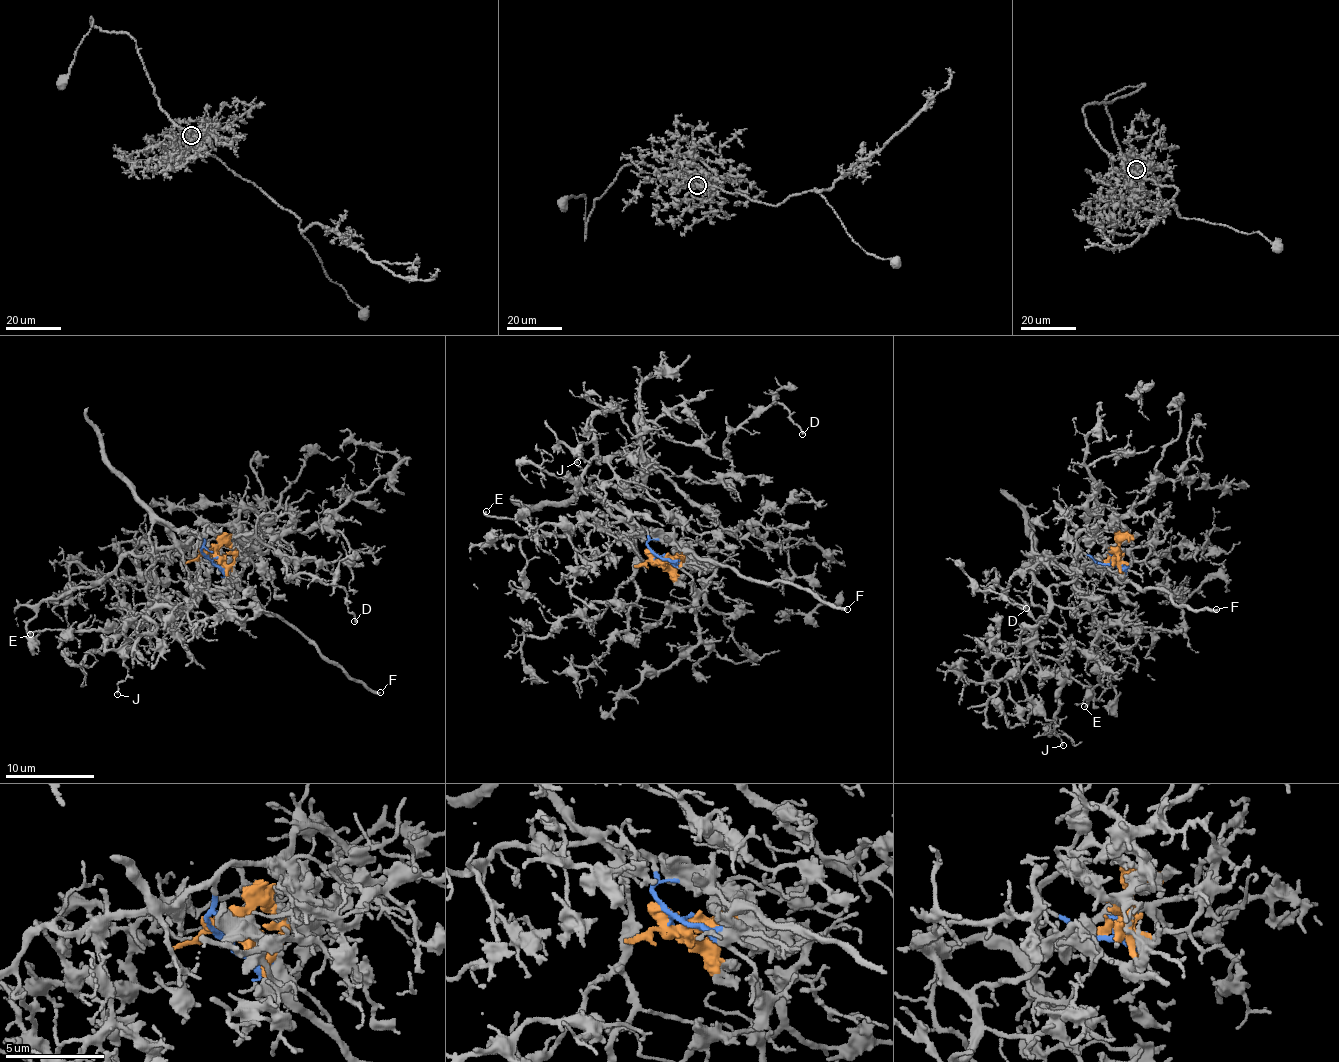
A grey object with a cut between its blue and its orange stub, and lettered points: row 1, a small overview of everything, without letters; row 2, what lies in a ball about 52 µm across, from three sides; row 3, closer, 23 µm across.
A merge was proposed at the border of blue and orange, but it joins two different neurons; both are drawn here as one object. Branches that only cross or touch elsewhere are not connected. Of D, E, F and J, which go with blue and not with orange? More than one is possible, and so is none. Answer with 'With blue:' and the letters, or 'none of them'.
With blue: D, E, J

